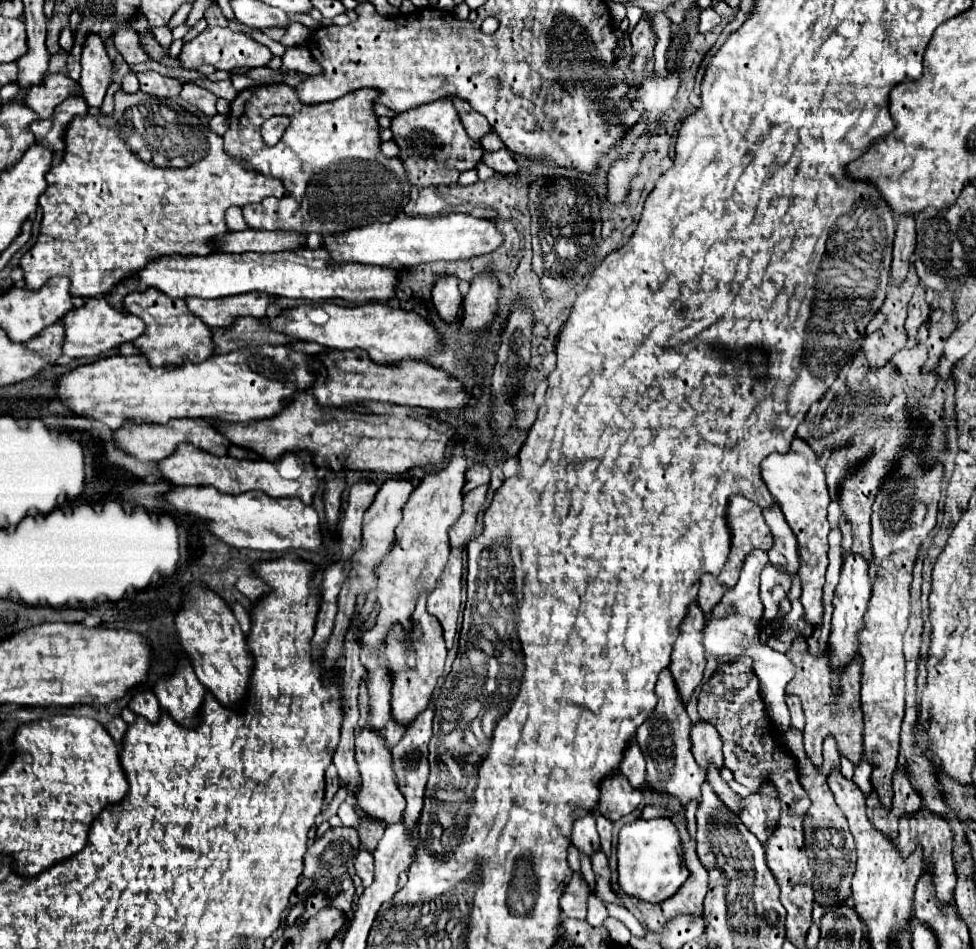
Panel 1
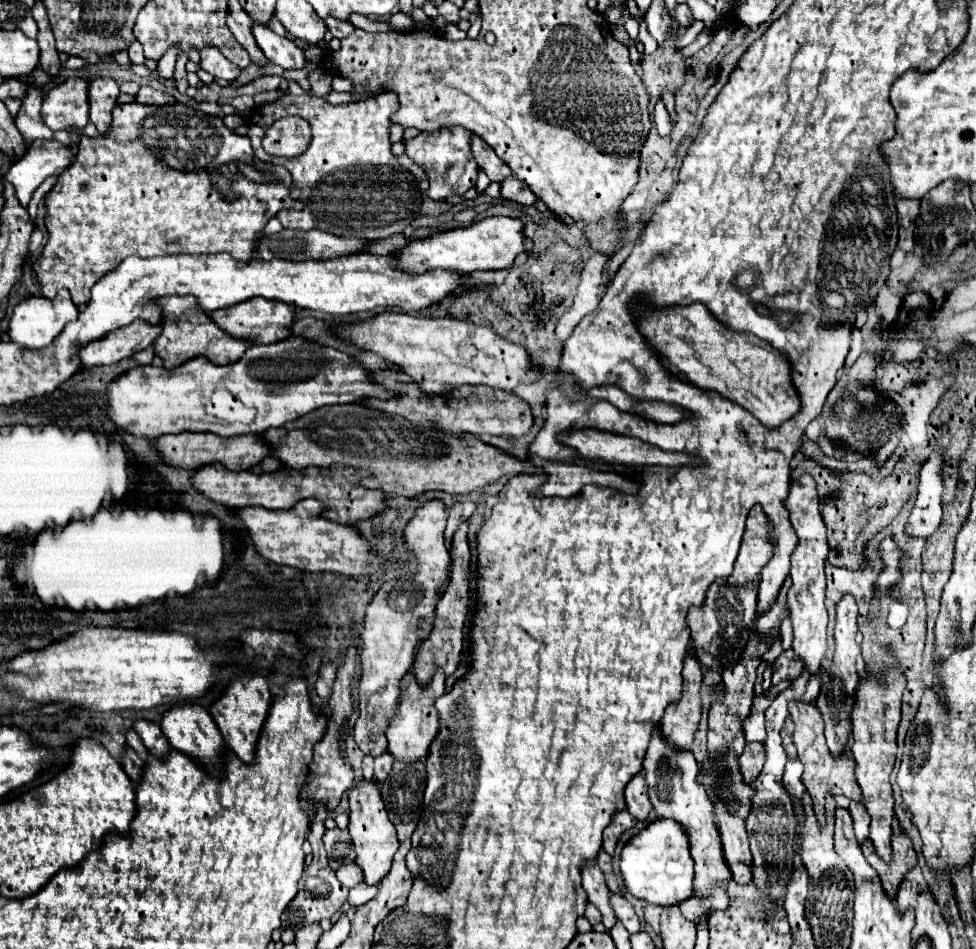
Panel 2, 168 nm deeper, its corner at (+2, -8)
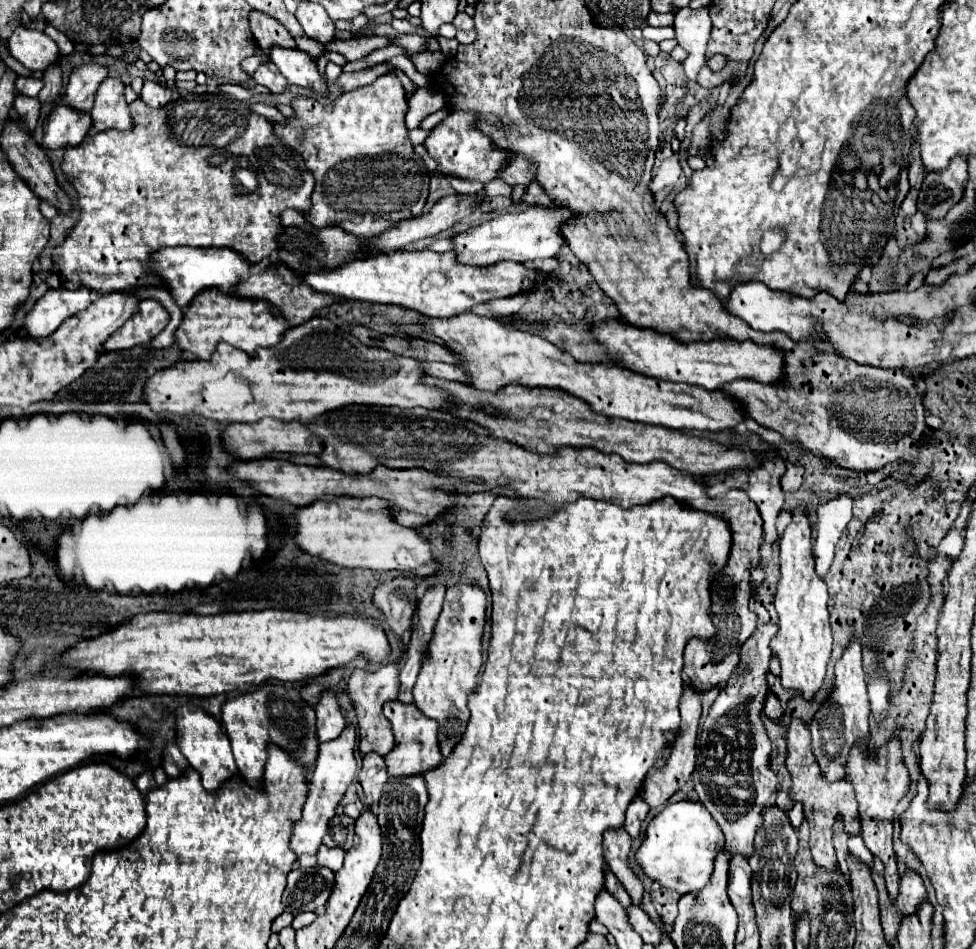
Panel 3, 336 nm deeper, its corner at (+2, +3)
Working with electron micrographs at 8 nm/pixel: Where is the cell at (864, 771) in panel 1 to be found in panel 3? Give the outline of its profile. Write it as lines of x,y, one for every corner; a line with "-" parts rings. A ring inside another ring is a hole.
856,833
856,835
852,835
852,837
848,839
848,849
850,849
850,853
854,853
858,859
862,859
868,867
872,865
872,853
870,853
870,849
864,845
860,833

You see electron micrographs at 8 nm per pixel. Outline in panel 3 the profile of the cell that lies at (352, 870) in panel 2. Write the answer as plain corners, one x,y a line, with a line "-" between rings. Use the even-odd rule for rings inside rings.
320,845
320,851
316,853
318,865
330,867
332,871
338,871
344,865
344,855
346,855
344,849
330,849
330,847
324,847
324,845

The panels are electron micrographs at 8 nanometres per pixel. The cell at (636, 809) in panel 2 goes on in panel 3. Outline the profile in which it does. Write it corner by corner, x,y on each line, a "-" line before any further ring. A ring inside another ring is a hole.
638,795
636,799
632,799
632,803
628,805
624,827
626,827
626,831
630,833
630,837
638,837
640,827
642,827
642,821
644,821
644,817
648,815
648,809
650,809
650,807
648,807
648,803
644,801
642,795

